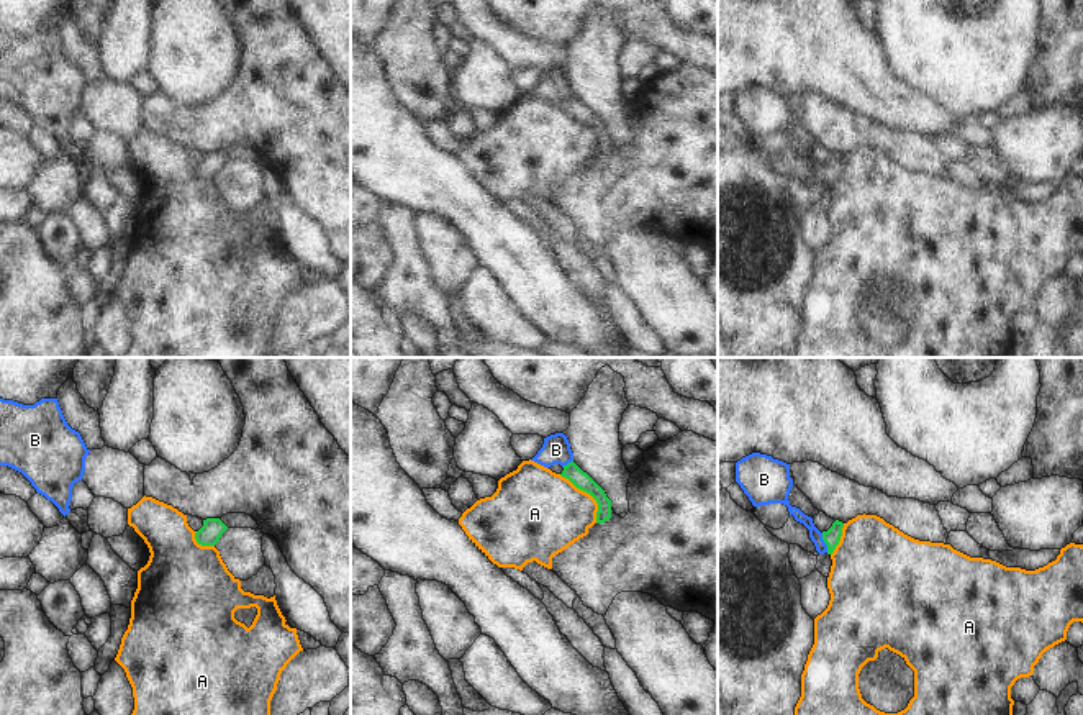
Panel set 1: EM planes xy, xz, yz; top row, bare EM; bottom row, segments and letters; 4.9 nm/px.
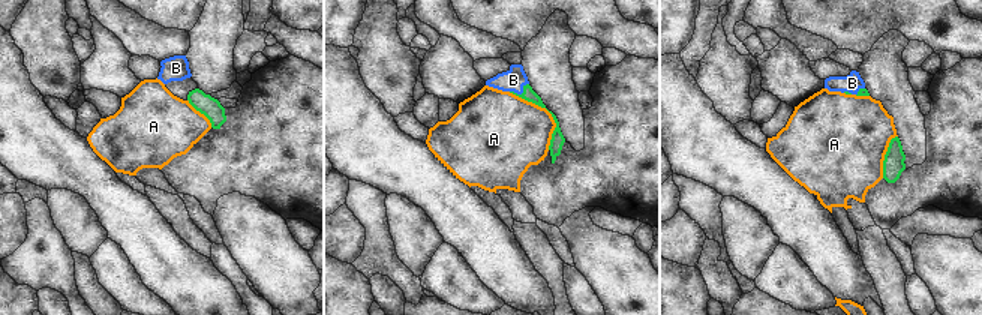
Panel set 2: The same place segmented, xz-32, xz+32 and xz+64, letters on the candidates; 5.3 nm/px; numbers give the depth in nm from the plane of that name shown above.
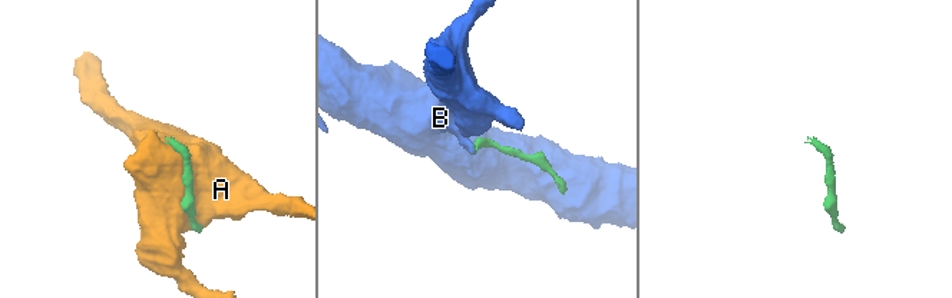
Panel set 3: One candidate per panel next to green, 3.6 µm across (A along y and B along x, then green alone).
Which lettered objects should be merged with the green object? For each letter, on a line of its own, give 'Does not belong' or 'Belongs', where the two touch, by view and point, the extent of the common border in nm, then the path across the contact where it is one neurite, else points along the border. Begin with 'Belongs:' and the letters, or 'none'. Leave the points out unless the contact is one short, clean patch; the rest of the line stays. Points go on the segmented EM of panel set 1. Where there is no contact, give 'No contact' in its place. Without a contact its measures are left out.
Belongs: B
A: Does not belong. Touches green at xz (589, 492). Shared border 300 nm
B: Belongs. Touches green at yz (826, 543). Shared border 100 nm. Path across: yz (833, 535), (826, 543), (816, 537)

